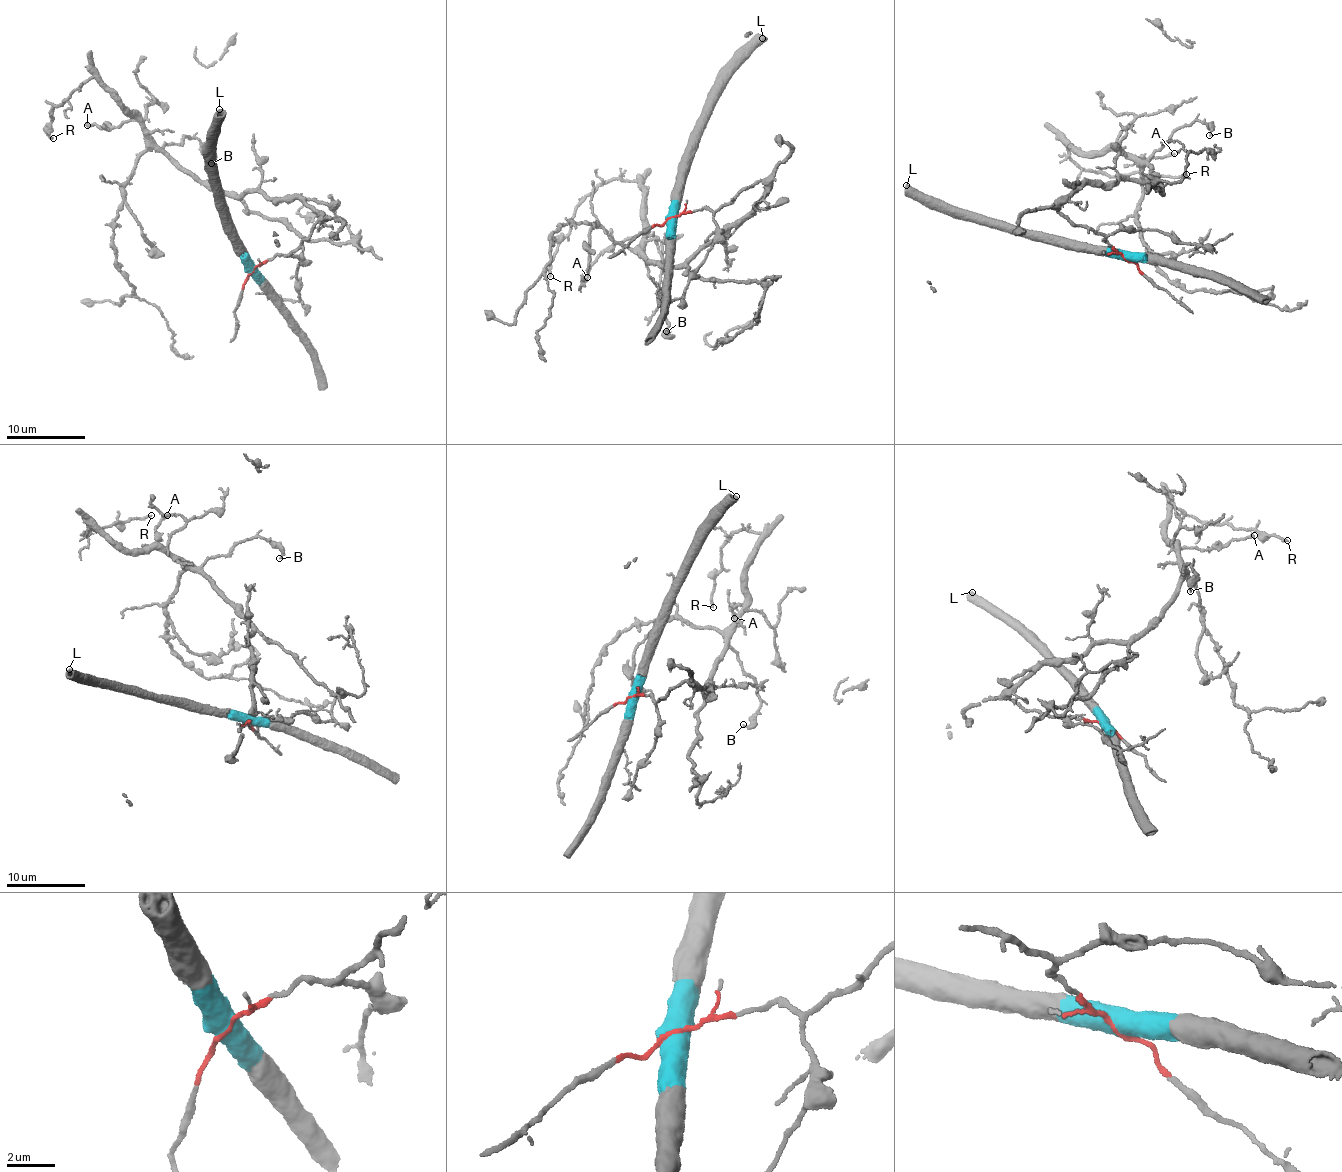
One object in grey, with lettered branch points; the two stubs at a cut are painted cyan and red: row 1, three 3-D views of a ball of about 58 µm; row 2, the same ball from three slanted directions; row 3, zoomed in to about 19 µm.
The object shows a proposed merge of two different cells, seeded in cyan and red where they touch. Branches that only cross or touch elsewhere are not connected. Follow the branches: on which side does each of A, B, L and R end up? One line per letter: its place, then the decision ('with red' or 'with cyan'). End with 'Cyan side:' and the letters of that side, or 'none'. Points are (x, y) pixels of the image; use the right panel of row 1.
A: (1174, 153) | with red
B: (1209, 135) | with red
L: (906, 185) | with cyan
R: (1186, 174) | with red
Cyan side: L

